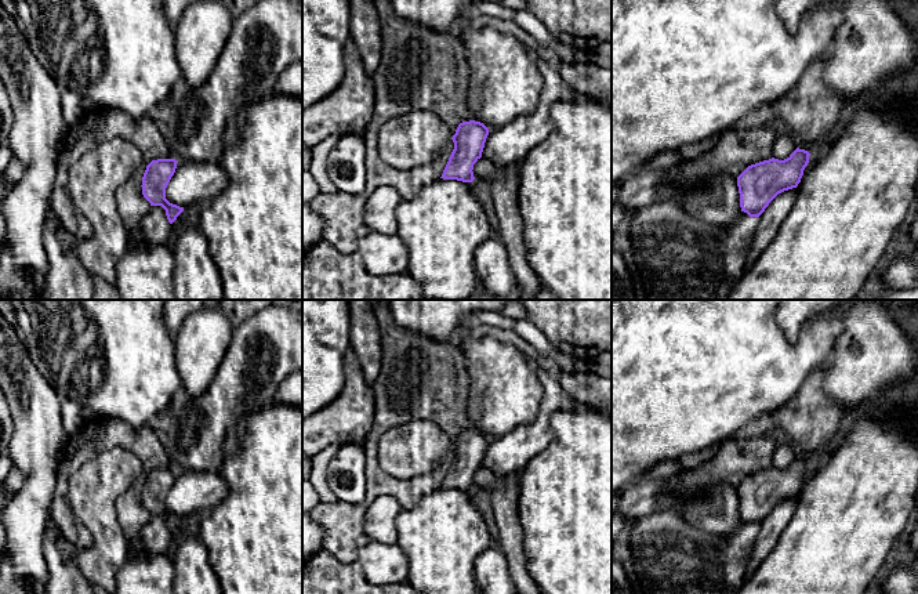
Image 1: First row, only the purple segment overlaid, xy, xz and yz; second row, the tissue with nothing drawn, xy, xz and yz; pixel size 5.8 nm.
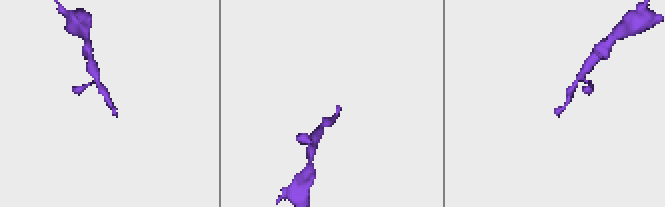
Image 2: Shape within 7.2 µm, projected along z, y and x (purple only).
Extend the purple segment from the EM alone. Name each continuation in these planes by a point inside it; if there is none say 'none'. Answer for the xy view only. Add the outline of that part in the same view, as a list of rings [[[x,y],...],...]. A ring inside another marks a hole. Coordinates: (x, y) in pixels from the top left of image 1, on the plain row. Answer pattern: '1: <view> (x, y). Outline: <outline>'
1: xy (177, 535). Outline: [[[182,521],[177,529],[170,533],[171,540],[179,542],[185,535],[185,521]]]

